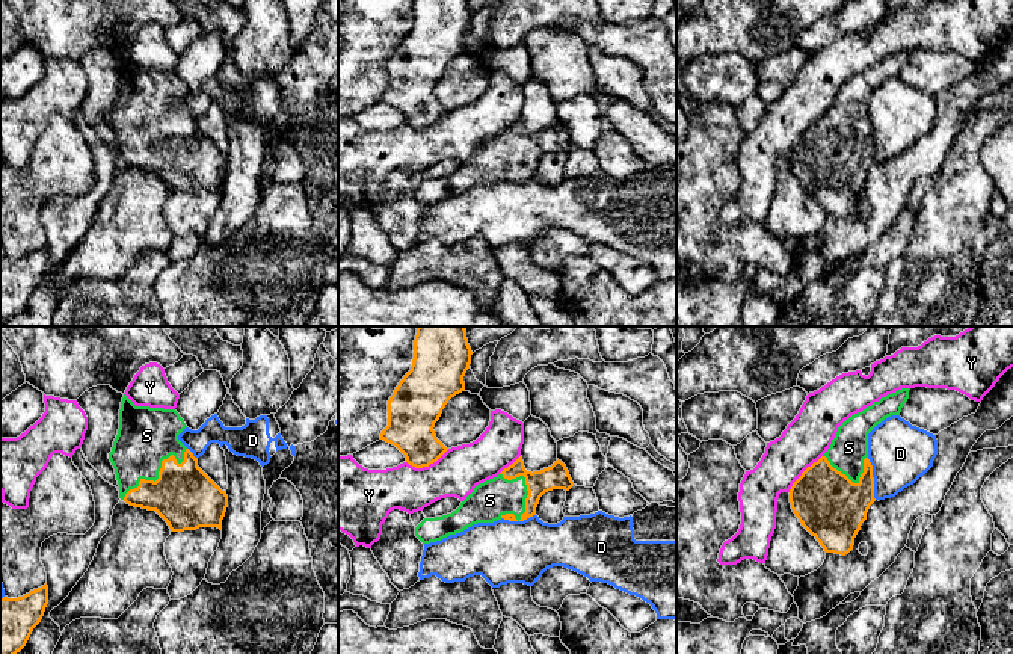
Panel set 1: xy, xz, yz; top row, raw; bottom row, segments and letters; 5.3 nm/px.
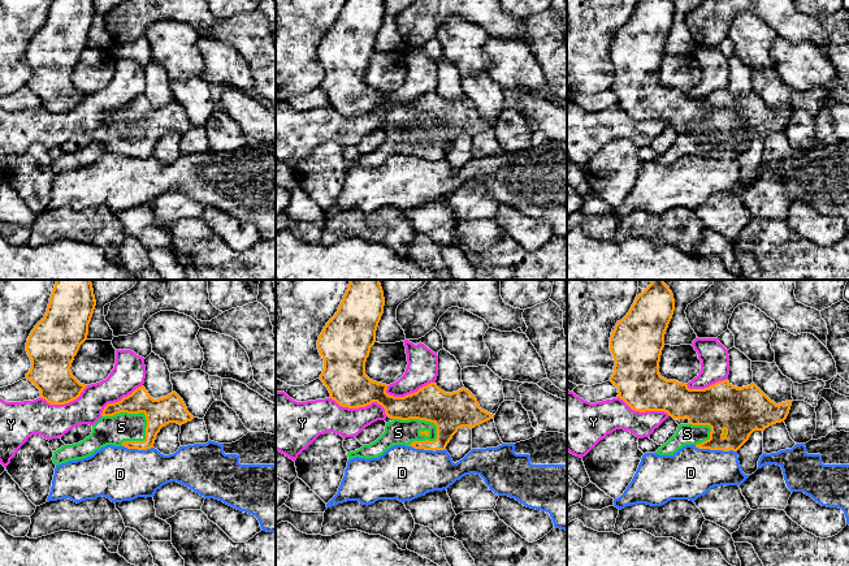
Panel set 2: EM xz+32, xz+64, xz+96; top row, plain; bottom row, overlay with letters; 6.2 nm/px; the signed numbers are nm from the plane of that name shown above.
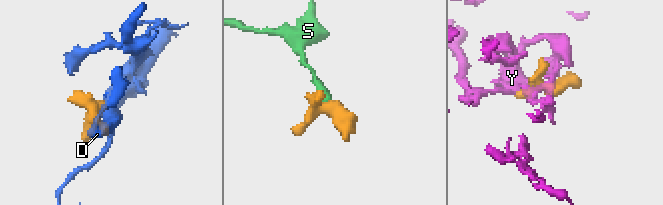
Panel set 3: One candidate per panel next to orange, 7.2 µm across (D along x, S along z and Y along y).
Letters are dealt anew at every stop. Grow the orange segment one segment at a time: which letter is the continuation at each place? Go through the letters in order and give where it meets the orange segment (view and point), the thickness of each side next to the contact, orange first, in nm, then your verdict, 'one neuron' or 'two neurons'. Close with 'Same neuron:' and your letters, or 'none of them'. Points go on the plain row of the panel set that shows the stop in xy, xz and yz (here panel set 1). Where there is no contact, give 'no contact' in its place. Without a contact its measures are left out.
D: contact yz (873, 141); calibres 320 and 320 nm; two neurons
S: contact xy (159, 133); calibres 320 and 300 nm; one neuron
Y: contact xz (427, 127); calibres 240 and 240 nm; two neurons
Same neuron: S

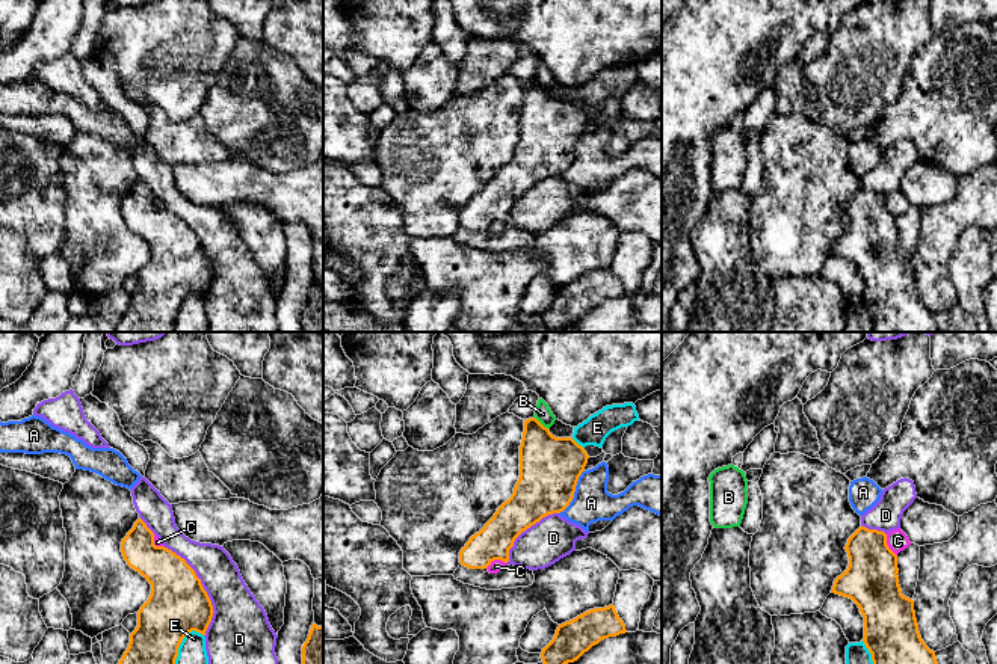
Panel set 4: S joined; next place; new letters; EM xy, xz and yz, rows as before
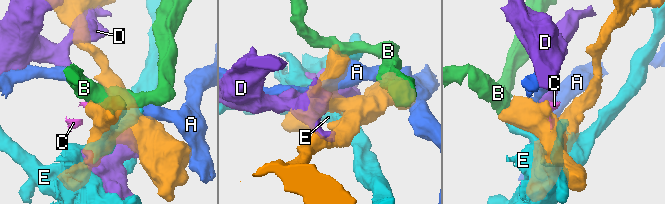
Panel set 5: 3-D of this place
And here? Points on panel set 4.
A: contact xz (574, 153); calibres 320 and 200 nm; two neurons
B: contact xz (540, 85); calibres 320 and 90 nm; two neurons
C: contact xz (496, 221); calibres 190 and 70 nm; two neurons
D: contact xy (203, 249); calibres 320 and 260 nm; two neurons
E: contact xy (180, 305); calibres 320 and 180 nm; two neurons
Same neuron: none of them

